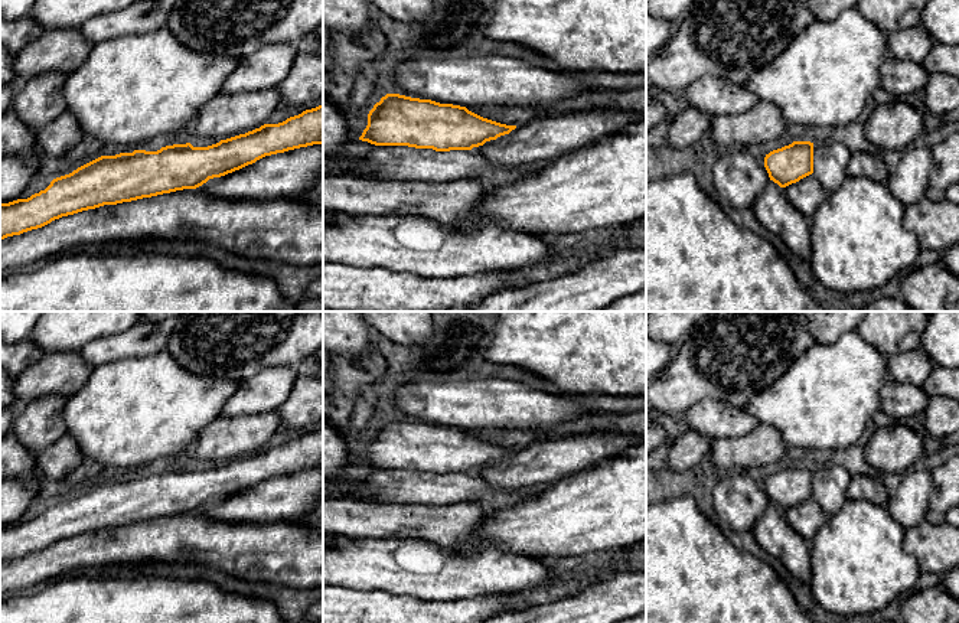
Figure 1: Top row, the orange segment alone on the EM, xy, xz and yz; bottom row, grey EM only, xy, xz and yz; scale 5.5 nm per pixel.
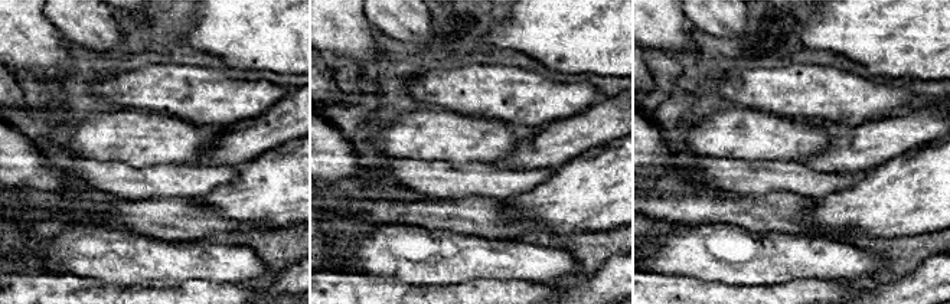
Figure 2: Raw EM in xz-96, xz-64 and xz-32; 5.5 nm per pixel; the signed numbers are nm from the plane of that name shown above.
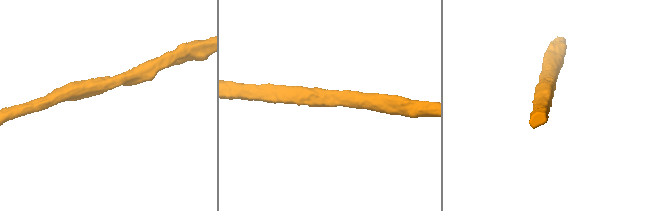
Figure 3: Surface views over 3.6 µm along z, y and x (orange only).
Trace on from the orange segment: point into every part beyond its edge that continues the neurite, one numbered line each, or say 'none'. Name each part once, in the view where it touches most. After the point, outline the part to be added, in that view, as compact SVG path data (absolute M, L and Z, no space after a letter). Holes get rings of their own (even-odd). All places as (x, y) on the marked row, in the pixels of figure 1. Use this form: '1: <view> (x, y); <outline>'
none

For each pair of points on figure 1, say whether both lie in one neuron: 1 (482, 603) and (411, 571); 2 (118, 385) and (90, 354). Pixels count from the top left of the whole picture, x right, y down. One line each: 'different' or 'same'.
1: different
2: different

